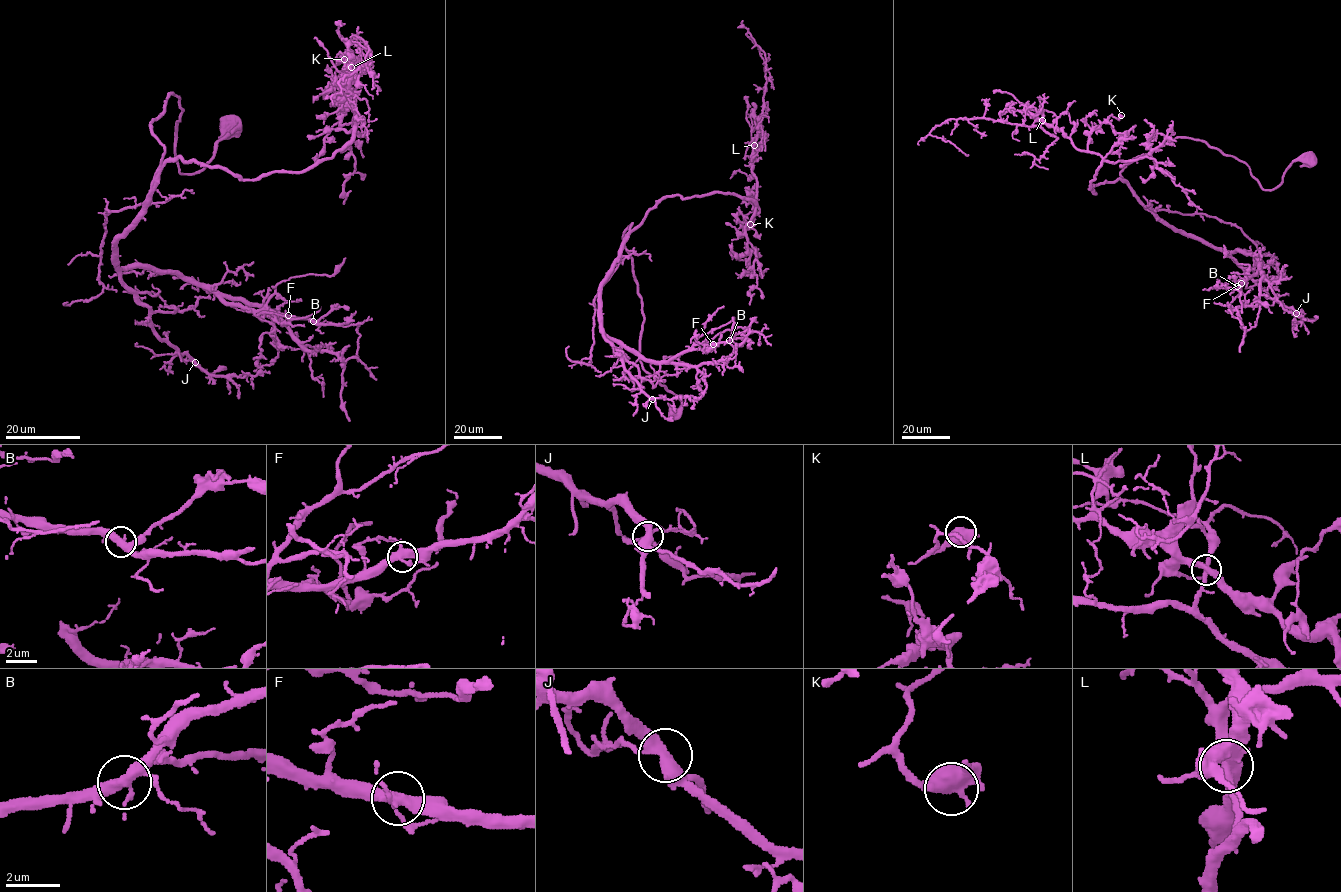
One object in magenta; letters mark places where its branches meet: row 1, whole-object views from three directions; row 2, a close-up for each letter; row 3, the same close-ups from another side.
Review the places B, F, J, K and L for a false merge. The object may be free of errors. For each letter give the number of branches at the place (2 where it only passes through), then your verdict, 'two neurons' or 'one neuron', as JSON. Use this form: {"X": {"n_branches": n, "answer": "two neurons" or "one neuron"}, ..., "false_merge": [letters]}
{"B": {"n_branches": 4, "answer": "one neuron"}, "F": {"n_branches": 4, "answer": "one neuron"}, "J": {"n_branches": 4, "answer": "one neuron"}, "K": {"n_branches": 4, "answer": "one neuron"}, "L": {"n_branches": 4, "answer": "two neurons"}, "false_merge": ["L"]}

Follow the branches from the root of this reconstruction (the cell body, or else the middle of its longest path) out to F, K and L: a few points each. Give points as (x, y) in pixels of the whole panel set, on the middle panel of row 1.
F: (675, 414), (682, 401), (640, 360), (632, 223), (601, 286), (602, 331), (654, 361), (713, 344)
K: (675, 414), (682, 401), (640, 360), (623, 233), (667, 197), (756, 205), (756, 191), (750, 224)
L: (675, 414), (682, 401), (640, 360), (644, 314), (623, 233), (675, 195), (730, 192), (756, 205), (754, 145)

